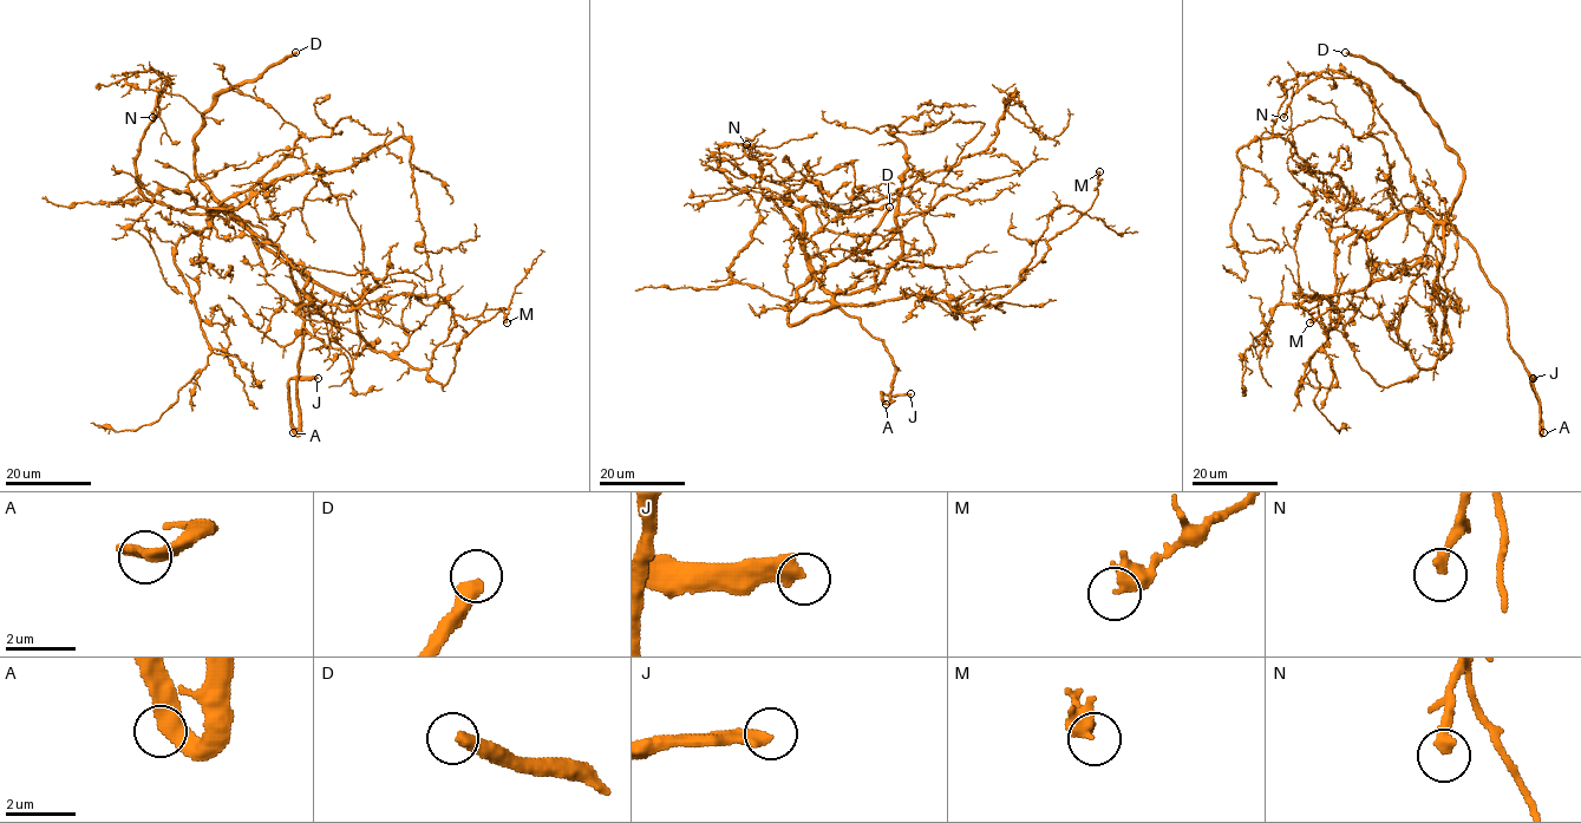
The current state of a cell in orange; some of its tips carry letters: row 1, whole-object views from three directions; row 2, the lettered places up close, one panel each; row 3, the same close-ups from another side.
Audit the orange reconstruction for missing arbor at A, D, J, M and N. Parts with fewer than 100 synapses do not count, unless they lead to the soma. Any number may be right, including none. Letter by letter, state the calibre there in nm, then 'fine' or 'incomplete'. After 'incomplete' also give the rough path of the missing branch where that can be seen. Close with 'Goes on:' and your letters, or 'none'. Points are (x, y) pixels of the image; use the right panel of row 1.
A: calibre 380 nm; fine
D: calibre 440 nm; incomplete; course (1345, 52), (1286, 60), (1220, 117), (1196, 161), (1203, 236), (1256, 312), (1263, 343)
J: calibre 440 nm; incomplete; course (1533, 378), (1503, 365)
M: calibre 320 nm; fine
N: calibre 300 nm; fine
Goes on: D, J

